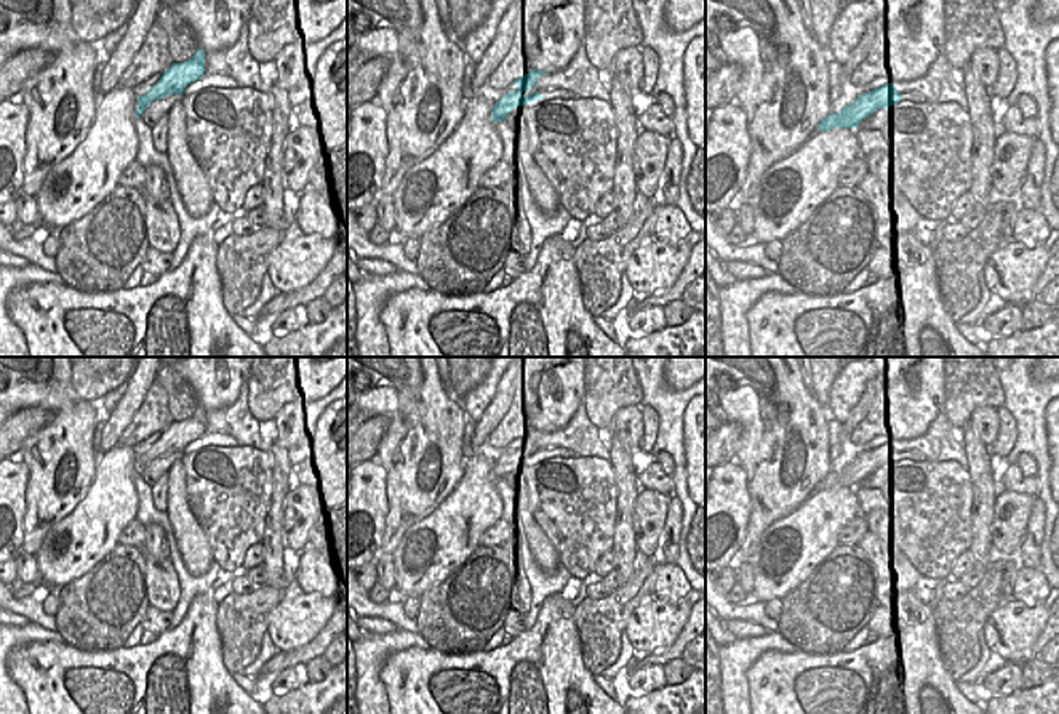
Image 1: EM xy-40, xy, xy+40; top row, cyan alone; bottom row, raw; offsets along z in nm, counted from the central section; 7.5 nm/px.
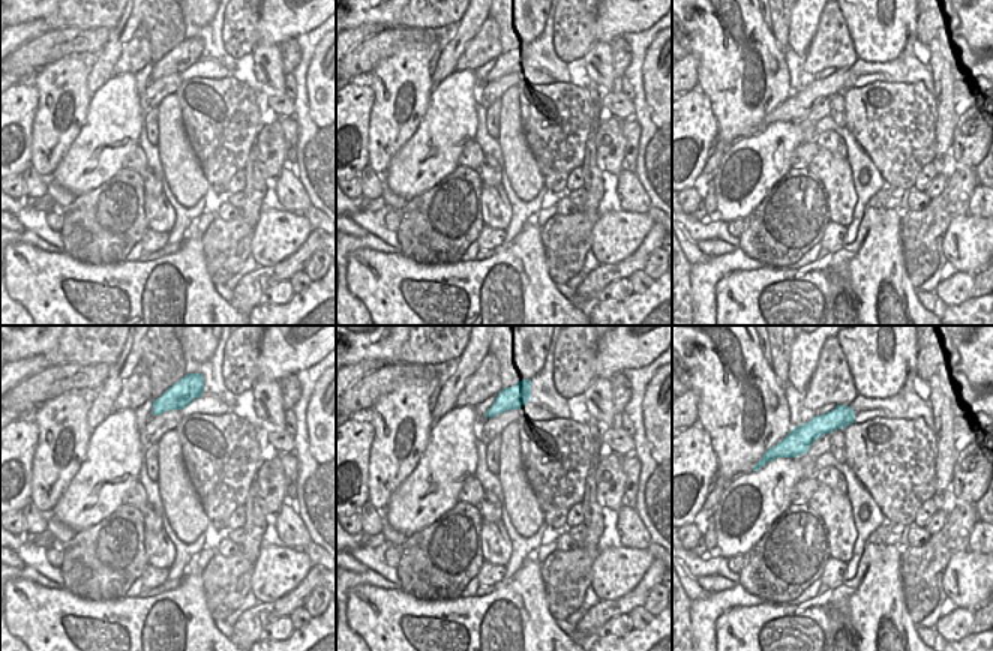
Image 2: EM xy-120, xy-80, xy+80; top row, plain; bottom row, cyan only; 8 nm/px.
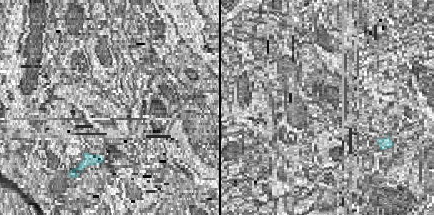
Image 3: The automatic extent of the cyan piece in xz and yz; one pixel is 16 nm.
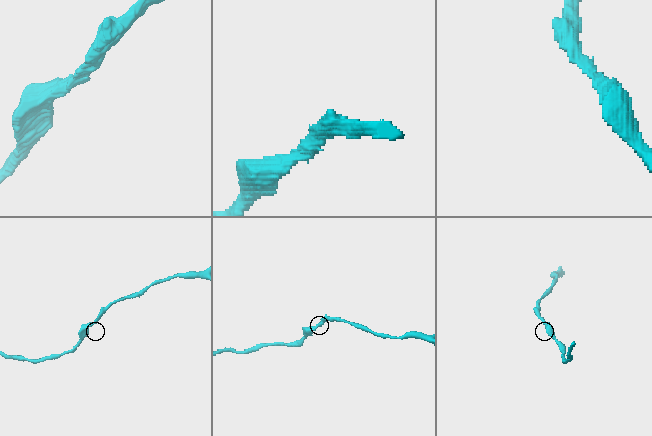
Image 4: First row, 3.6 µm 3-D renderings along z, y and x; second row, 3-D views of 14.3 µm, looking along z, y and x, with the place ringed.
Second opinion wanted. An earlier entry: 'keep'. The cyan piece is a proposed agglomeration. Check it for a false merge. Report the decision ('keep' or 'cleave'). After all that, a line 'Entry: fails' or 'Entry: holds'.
keep
Entry: holds

